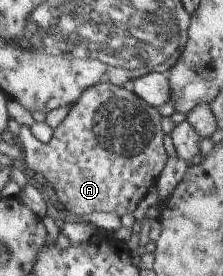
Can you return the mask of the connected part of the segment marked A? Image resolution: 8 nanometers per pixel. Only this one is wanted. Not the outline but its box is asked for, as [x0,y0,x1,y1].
[16,82,167,219]

